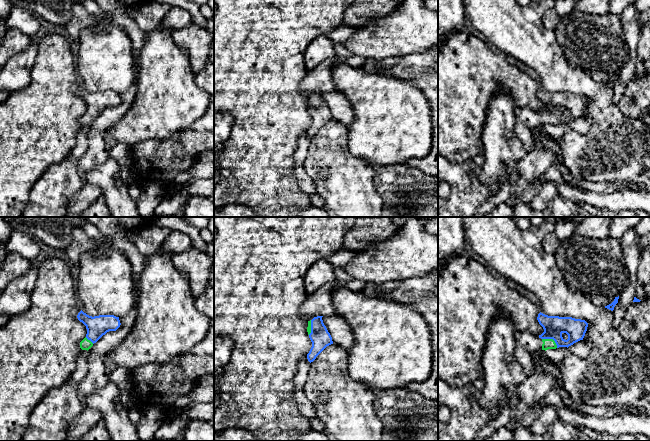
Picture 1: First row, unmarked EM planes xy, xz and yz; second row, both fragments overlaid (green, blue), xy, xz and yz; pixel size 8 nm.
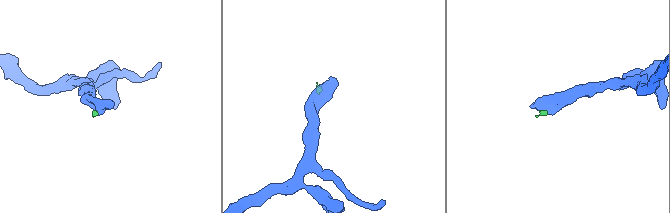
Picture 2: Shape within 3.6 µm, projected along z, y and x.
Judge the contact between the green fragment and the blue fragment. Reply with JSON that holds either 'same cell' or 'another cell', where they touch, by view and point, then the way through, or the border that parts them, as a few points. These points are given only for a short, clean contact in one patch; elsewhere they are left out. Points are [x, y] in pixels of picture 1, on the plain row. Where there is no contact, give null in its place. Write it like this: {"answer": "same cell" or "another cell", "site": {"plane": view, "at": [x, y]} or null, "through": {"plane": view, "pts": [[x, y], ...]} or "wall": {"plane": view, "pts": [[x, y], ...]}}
{"answer": "same cell", "site": {"plane": "yz", "at": [551, 115]}}

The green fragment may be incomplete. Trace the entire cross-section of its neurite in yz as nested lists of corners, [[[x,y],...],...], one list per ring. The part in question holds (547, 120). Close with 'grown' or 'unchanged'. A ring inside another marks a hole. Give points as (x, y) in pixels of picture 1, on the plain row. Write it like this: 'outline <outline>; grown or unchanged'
outline [[[541,88],[538,90],[537,96],[544,105],[541,111],[536,112],[529,107],[514,108],[517,122],[523,123],[530,129],[559,123],[568,124],[574,119],[583,116],[588,103],[585,96],[572,93],[548,92]]]; grown

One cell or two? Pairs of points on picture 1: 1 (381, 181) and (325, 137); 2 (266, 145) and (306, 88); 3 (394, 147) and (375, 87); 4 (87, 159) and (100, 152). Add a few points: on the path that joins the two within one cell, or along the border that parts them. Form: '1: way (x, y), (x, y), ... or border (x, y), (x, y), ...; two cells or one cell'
1: border (374, 168), (374, 187), (381, 198); two cells
2: border (308, 70), (301, 83), (301, 90), (307, 96); two cells
3: way (392, 132), (392, 117), (380, 102); one cell
4: way (90, 159), (97, 152); one cell

